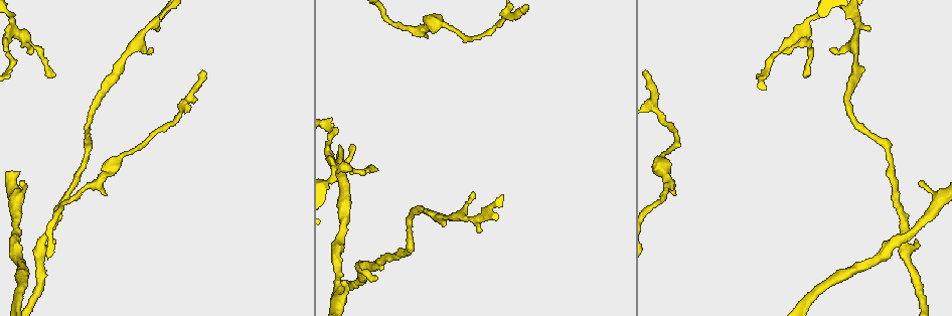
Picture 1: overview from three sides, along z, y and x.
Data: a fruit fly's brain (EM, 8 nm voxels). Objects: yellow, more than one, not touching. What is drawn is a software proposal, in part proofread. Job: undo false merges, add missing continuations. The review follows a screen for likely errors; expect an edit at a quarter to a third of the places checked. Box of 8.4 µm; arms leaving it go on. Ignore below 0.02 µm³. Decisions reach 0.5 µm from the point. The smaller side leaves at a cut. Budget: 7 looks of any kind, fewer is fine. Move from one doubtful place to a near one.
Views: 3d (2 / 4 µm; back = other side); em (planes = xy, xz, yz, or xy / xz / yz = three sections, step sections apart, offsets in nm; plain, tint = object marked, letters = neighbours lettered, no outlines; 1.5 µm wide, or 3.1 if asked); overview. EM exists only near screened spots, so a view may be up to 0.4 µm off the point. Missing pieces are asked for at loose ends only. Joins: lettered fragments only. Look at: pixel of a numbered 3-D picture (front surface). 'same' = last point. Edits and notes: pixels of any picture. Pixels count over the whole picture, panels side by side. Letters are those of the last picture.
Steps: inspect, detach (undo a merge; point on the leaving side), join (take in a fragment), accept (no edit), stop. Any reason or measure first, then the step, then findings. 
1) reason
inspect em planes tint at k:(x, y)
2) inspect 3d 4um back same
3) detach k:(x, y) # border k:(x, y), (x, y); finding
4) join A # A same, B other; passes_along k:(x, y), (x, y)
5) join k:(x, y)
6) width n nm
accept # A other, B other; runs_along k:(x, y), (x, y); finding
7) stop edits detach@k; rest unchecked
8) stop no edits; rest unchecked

thin end
inspect 3d 2um at 1:(20, 182)

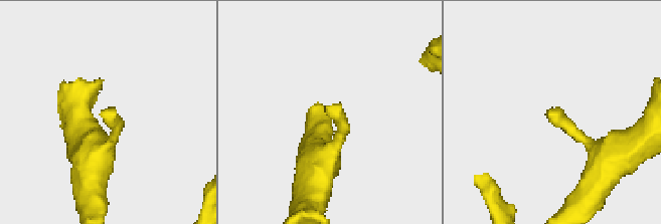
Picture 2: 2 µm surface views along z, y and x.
inspect em planes tint at 2:(325, 107)

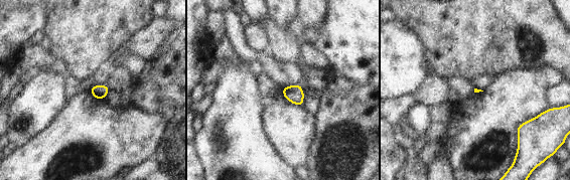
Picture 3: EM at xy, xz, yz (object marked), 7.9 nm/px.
what lies round it
inspect em planes letters same

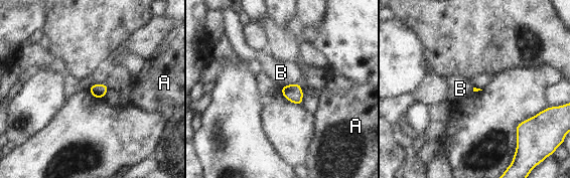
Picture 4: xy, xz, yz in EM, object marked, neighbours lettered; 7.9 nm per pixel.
accept # A other, B other; border 4:(298, 81), (281, 86); no lettered fragment goes on from it

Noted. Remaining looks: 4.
branch stops here
inspect em planes letters at 1:(150, 48)

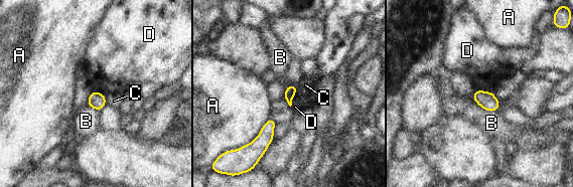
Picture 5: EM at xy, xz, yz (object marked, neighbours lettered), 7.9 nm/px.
accept # A other, B other, C other, D other; border 5:(297, 89), (290, 106); none of them fits

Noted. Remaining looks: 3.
thin end
inspect 3d 4um at 1:(378, 170)

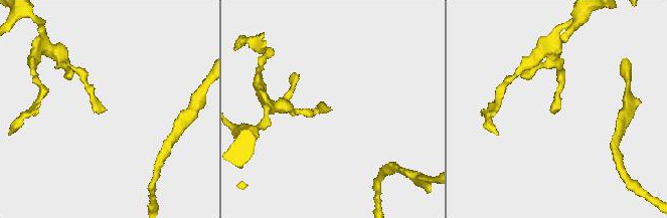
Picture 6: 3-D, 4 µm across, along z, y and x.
need the tissue
inspect em planes letters at 6:(331, 110)

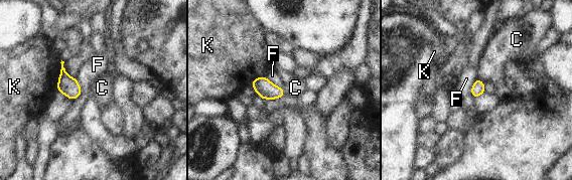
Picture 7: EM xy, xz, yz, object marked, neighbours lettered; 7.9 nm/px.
longest_contact K 260 nm
accept # C other, F other, K other; border 7:(478, 77), (484, 82); no lettered fragment goes on from it

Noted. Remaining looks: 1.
stop no edits; rest unchecked

